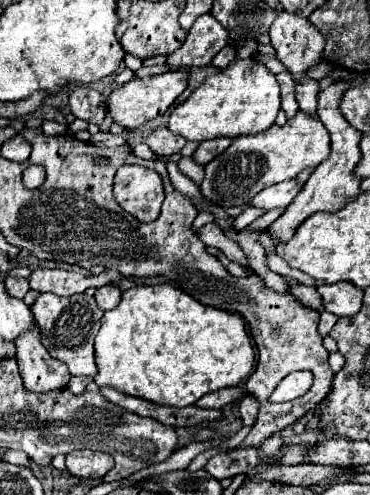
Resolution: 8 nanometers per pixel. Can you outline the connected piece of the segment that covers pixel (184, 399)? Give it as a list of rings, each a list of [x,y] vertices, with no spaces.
[[[168,284],[136,286],[126,290],[120,304],[104,312],[94,348],[98,366],[94,382],[98,386],[110,386],[118,392],[176,408],[192,406],[208,392],[238,386],[250,374],[254,364],[254,348],[240,316],[204,306],[186,292]]]

